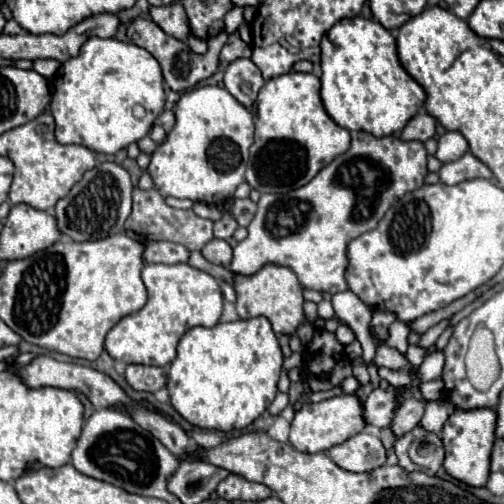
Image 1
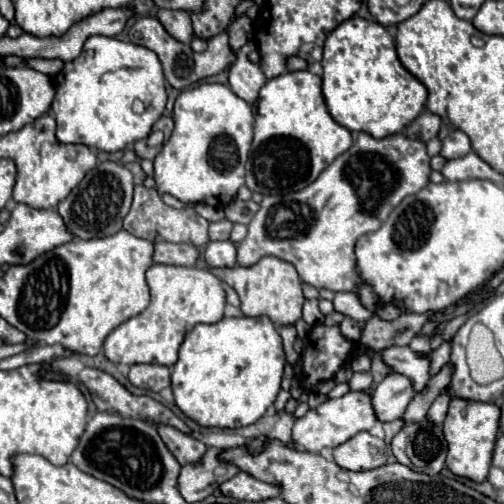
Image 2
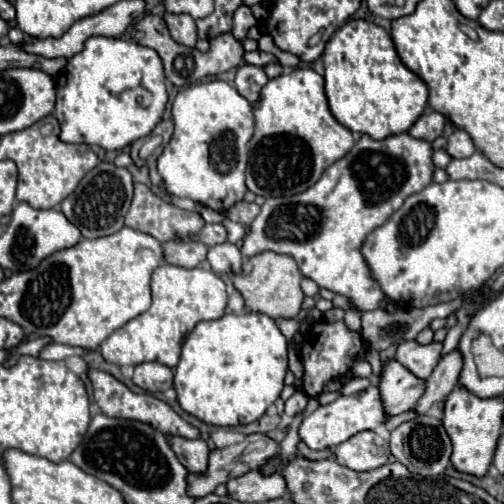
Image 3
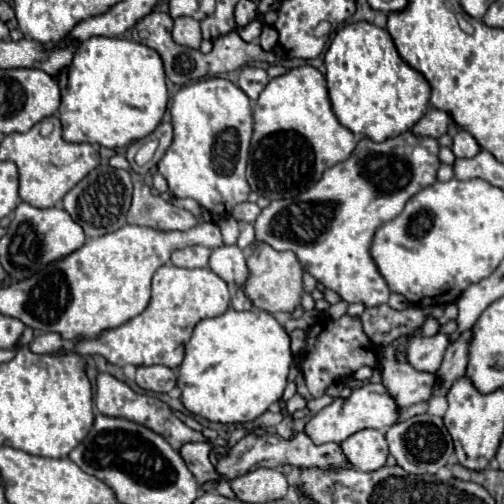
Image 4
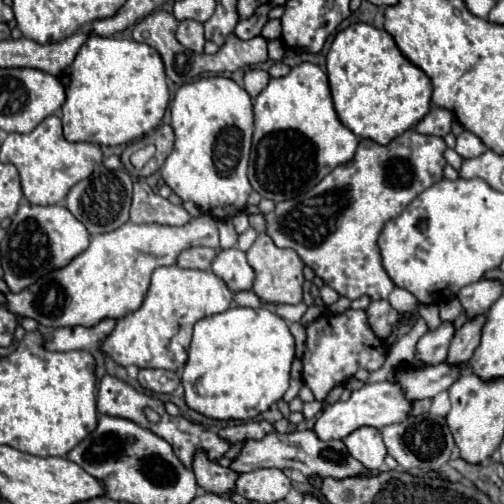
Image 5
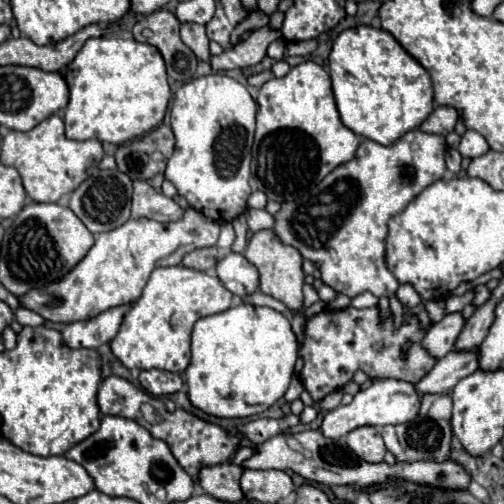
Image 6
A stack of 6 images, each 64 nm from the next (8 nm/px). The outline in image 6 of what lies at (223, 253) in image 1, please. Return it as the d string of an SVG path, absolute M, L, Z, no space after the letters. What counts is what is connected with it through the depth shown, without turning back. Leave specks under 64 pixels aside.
M228 252L216 264L216 276L236 296L248 296L258 290L258 272L244 254Z

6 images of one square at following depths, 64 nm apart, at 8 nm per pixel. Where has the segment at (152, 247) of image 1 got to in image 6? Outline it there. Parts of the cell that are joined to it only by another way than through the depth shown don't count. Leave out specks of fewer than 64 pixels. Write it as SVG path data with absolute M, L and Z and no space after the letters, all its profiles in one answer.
M196 248L182 258L182 266L210 272L216 266L216 260L218 260L218 248Z

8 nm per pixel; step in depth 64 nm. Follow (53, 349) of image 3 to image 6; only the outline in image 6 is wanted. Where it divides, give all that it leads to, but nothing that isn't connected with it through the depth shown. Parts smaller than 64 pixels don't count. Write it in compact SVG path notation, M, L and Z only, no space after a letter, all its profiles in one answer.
M170 266L156 268L138 302L124 316L116 338L110 342L112 354L126 366L138 370L168 370L184 372L190 364L190 334L198 318L218 314L230 308L232 292L208 272Z

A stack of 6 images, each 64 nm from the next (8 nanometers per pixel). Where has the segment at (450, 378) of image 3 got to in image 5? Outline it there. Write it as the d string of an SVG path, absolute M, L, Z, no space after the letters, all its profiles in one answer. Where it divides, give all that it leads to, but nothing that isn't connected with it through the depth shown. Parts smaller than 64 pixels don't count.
M478 316L466 322L460 330L456 330L448 350L448 358L446 358L450 366L468 364L468 360L472 358L472 352L476 350L476 344L480 342L480 324L484 324L484 316Z

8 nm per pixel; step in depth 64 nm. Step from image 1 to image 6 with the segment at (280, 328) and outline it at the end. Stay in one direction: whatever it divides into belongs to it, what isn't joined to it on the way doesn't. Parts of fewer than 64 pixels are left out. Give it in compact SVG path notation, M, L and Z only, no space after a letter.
M260 230L248 242L244 256L260 272L260 292L274 296L276 300L284 302L294 312L302 312L302 300L304 300L304 294L302 294L302 286L304 286L302 260L304 258L300 256L300 252L296 252L296 248L280 244L280 240L276 240L276 234L272 230Z

